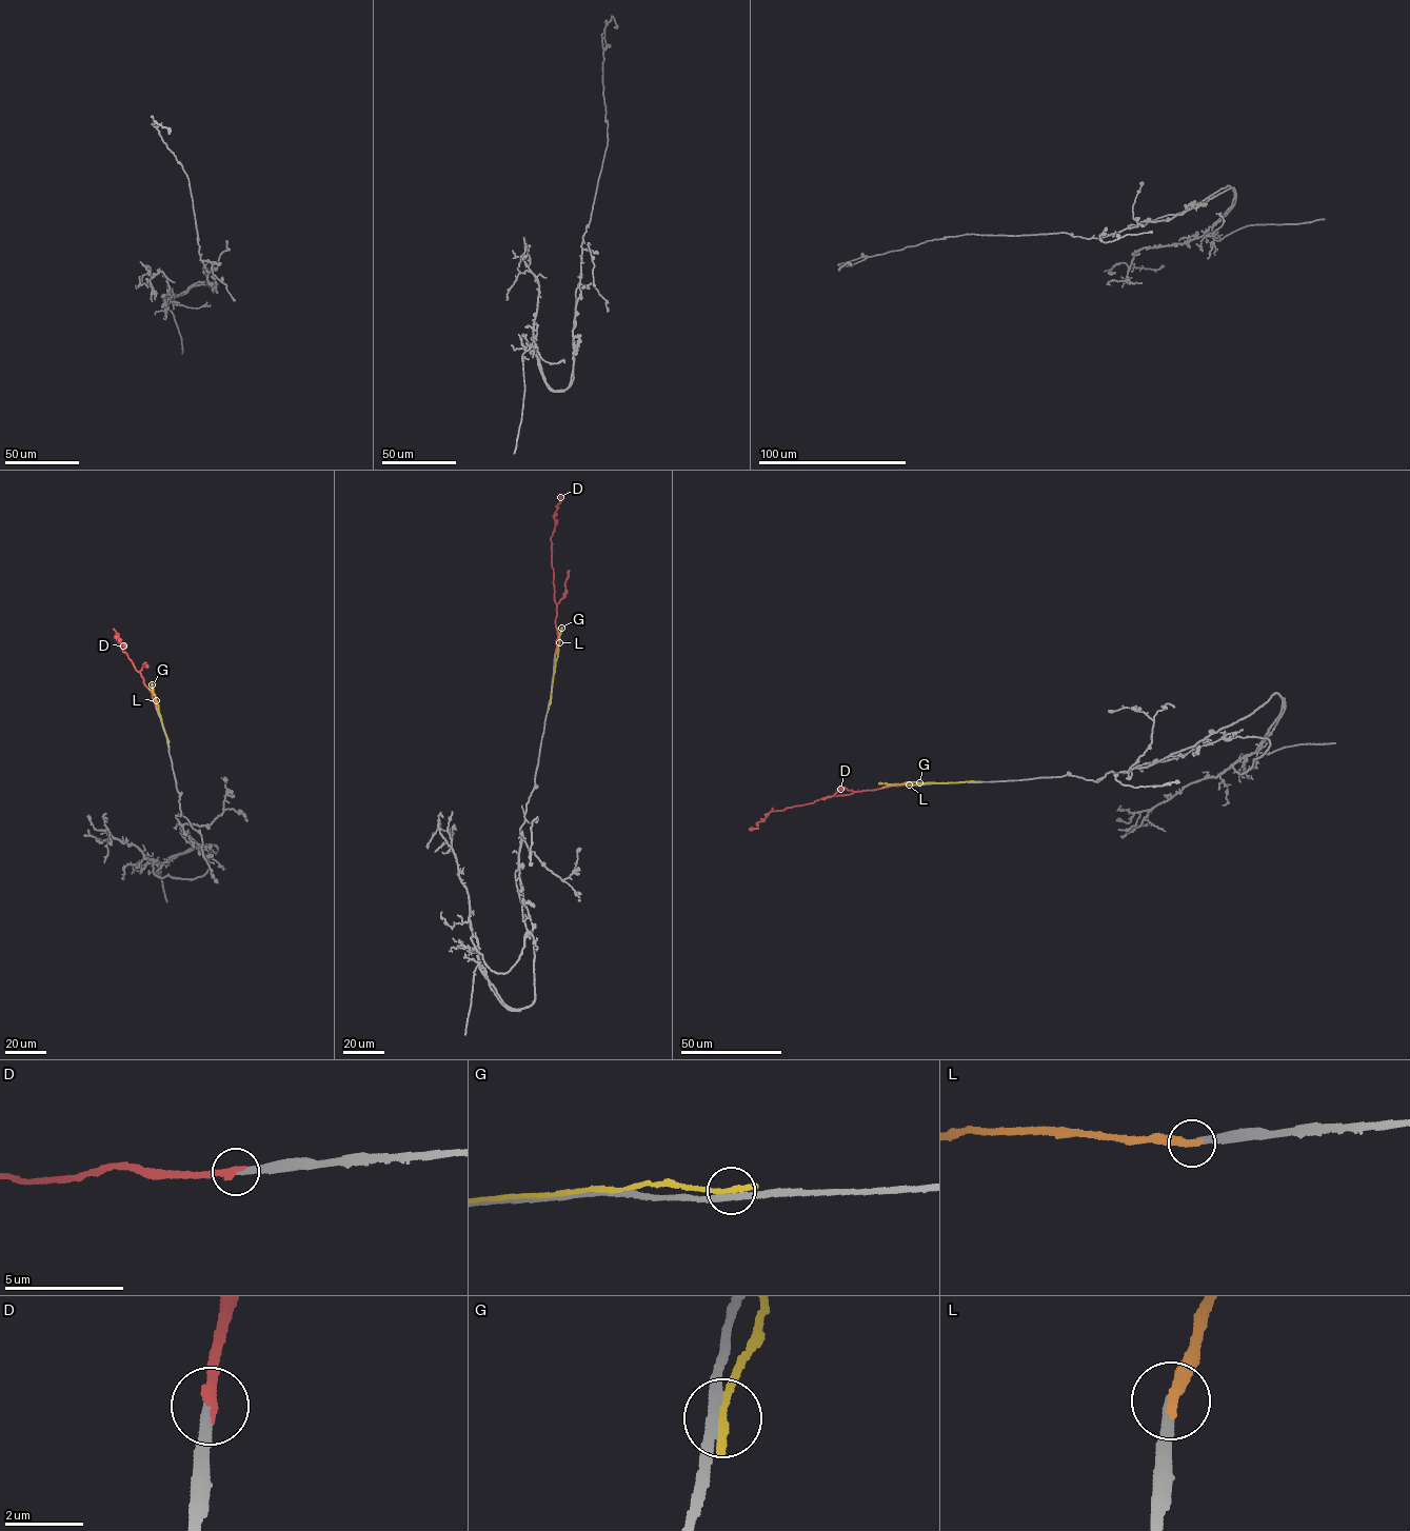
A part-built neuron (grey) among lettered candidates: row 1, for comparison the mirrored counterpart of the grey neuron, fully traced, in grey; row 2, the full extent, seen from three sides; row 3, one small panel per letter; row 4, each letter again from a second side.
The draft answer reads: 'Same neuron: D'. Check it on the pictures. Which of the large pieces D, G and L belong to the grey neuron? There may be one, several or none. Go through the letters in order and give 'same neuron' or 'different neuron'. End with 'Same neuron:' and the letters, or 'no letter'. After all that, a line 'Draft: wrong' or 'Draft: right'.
D: same neuron
G: different neuron
L: different neuron
Same neuron: D
Draft: right

